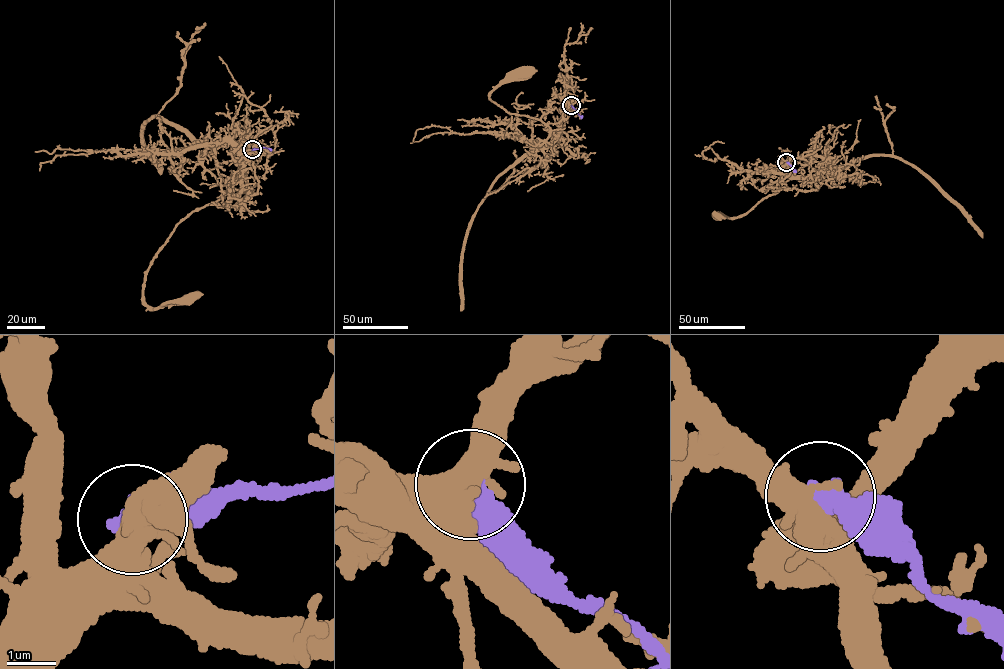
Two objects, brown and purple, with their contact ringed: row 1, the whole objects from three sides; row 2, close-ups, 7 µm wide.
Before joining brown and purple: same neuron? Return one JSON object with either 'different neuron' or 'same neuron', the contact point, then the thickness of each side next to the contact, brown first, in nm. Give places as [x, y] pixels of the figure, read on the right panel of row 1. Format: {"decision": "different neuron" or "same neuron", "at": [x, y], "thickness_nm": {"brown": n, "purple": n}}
{"decision": "different neuron", "at": [786, 162], "thickness_nm": {"brown": 440, "purple": 480}}

